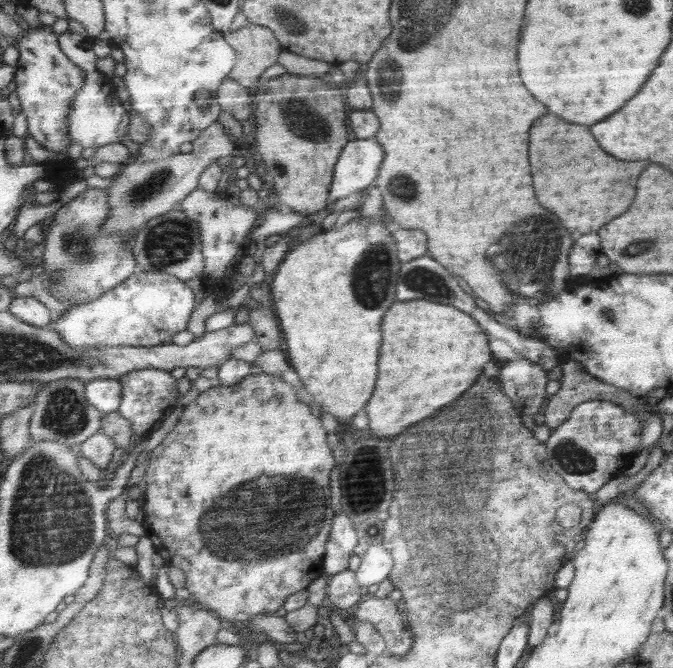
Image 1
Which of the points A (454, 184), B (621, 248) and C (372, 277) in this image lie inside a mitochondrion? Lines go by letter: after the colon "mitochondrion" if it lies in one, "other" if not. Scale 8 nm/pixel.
A: other
B: mitochondrion
C: mitochondrion

